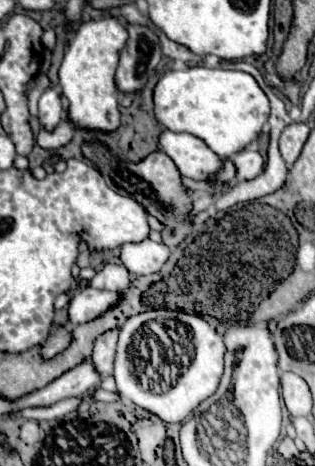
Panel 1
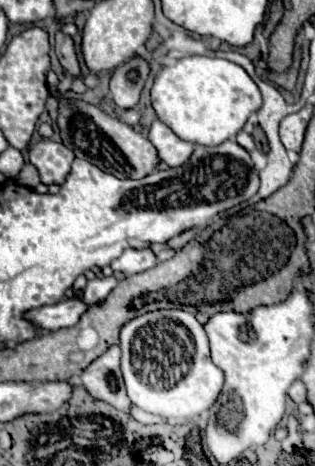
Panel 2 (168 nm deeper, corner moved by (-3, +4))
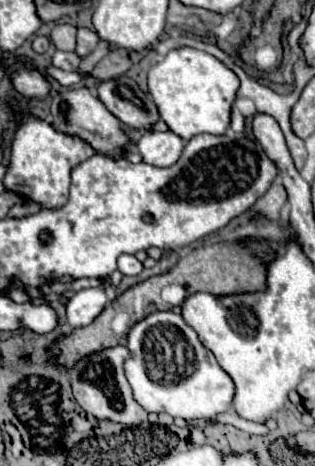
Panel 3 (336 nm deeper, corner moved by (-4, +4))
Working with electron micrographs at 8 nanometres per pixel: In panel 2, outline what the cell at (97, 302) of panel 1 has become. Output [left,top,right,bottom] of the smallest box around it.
[26,297,88,331]

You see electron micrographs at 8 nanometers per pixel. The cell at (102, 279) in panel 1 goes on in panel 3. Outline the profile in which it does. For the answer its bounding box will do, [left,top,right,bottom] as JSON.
[65,287,107,327]

